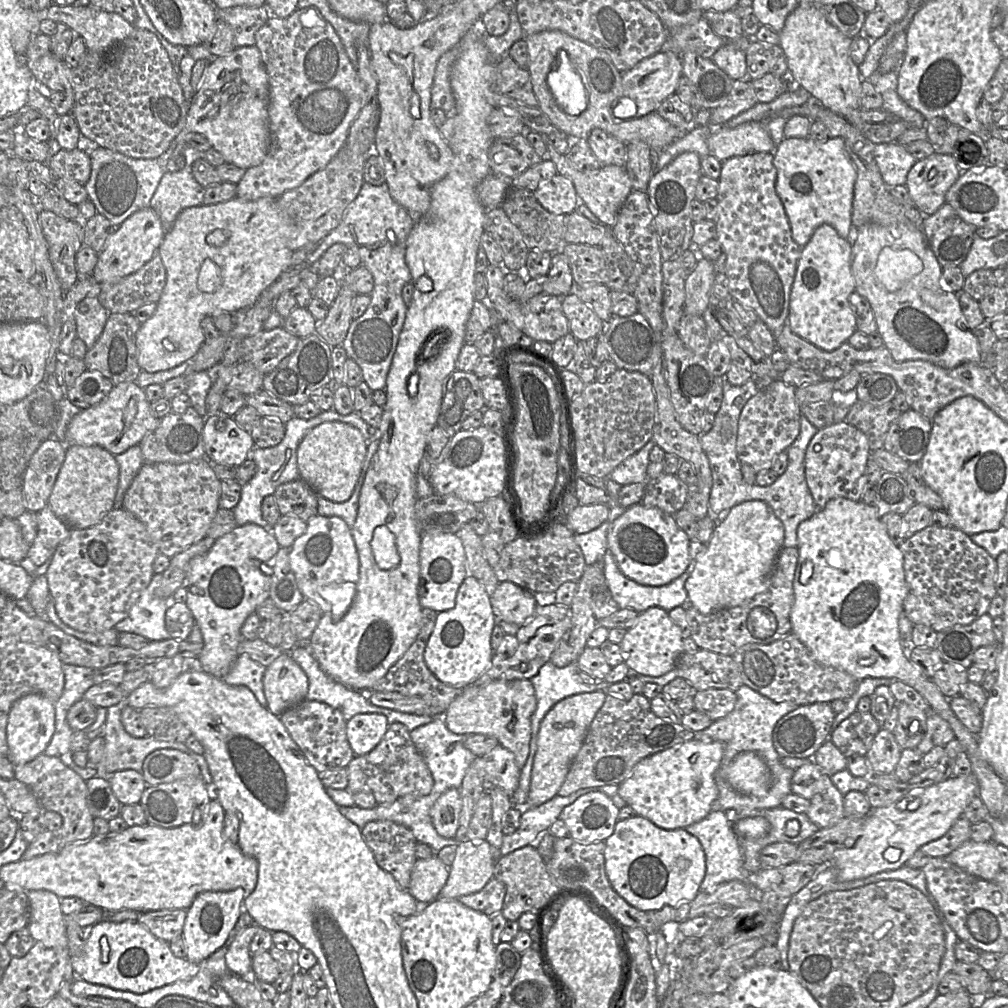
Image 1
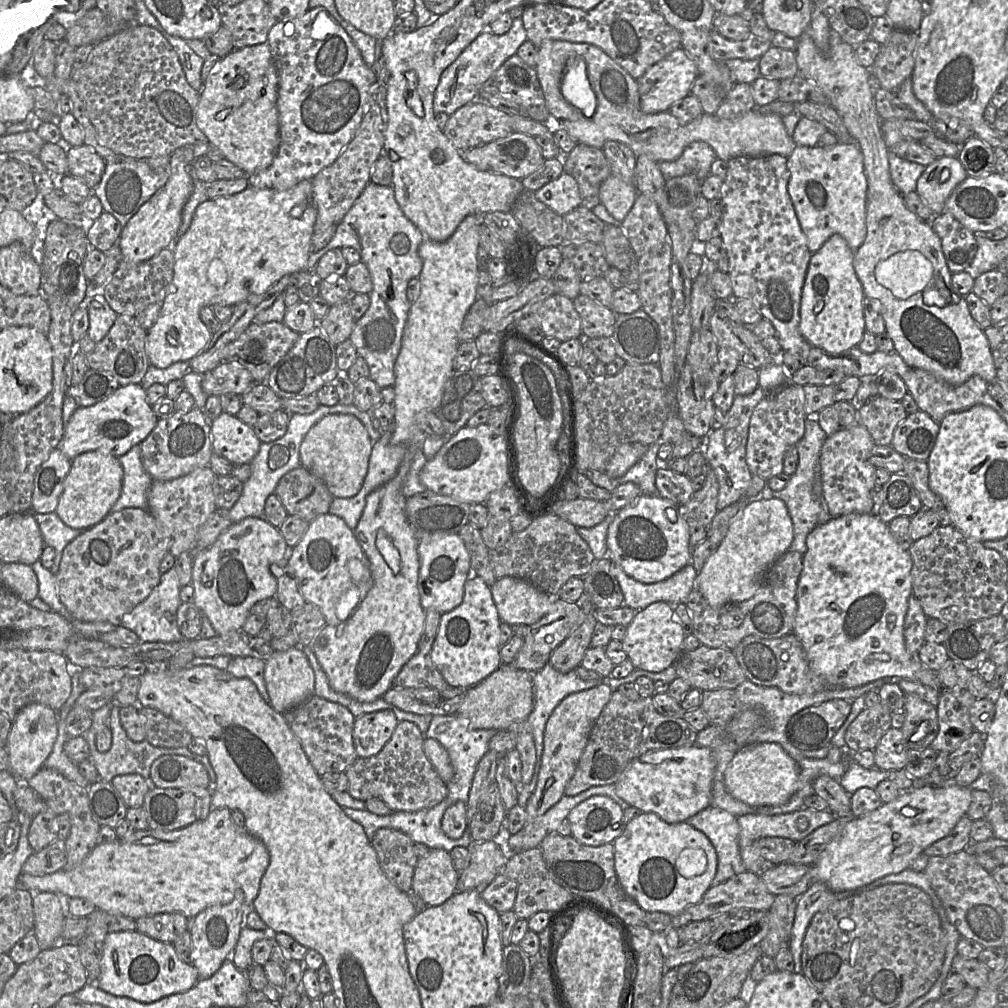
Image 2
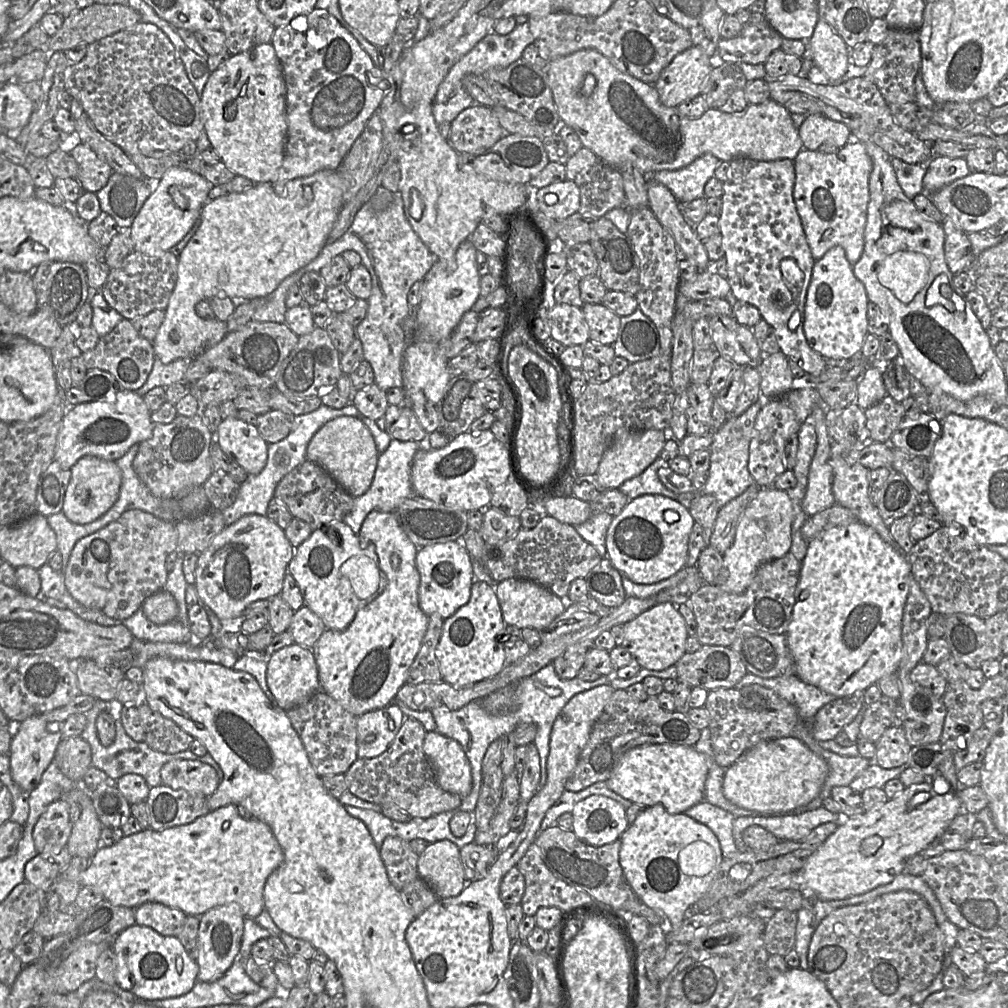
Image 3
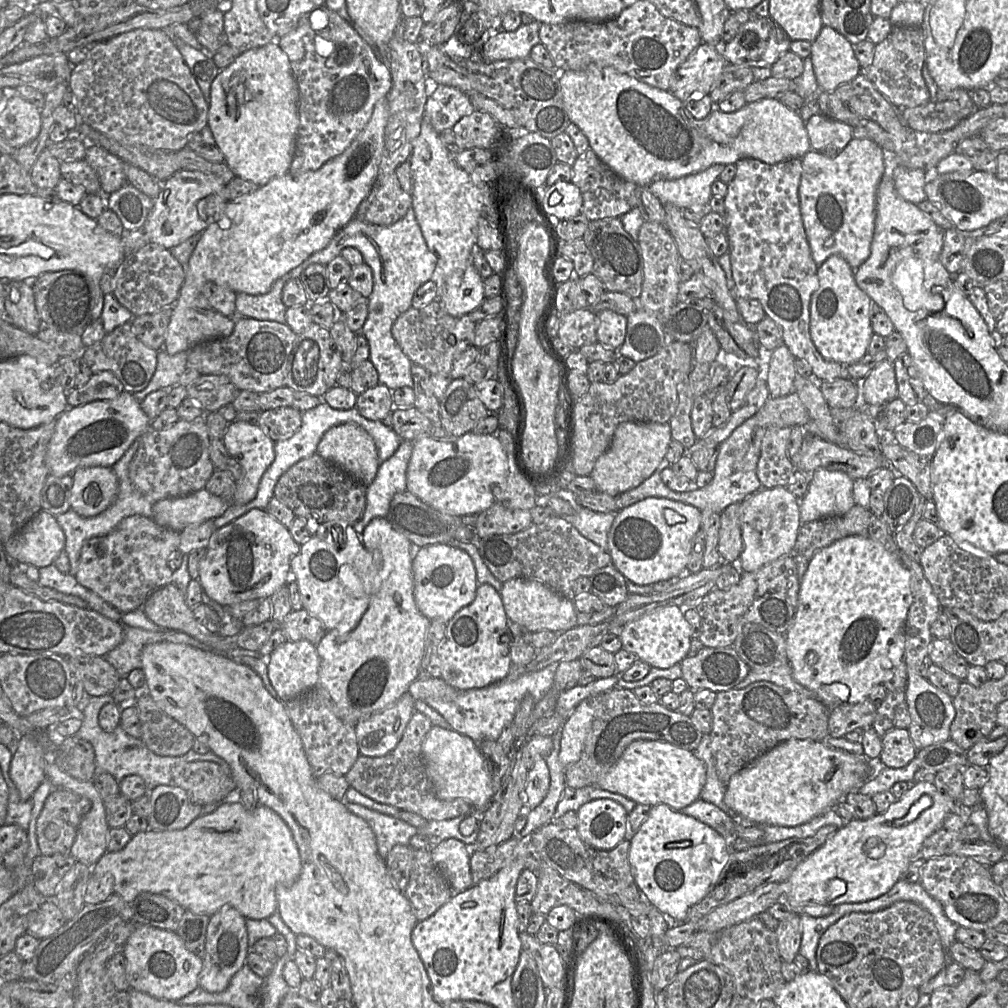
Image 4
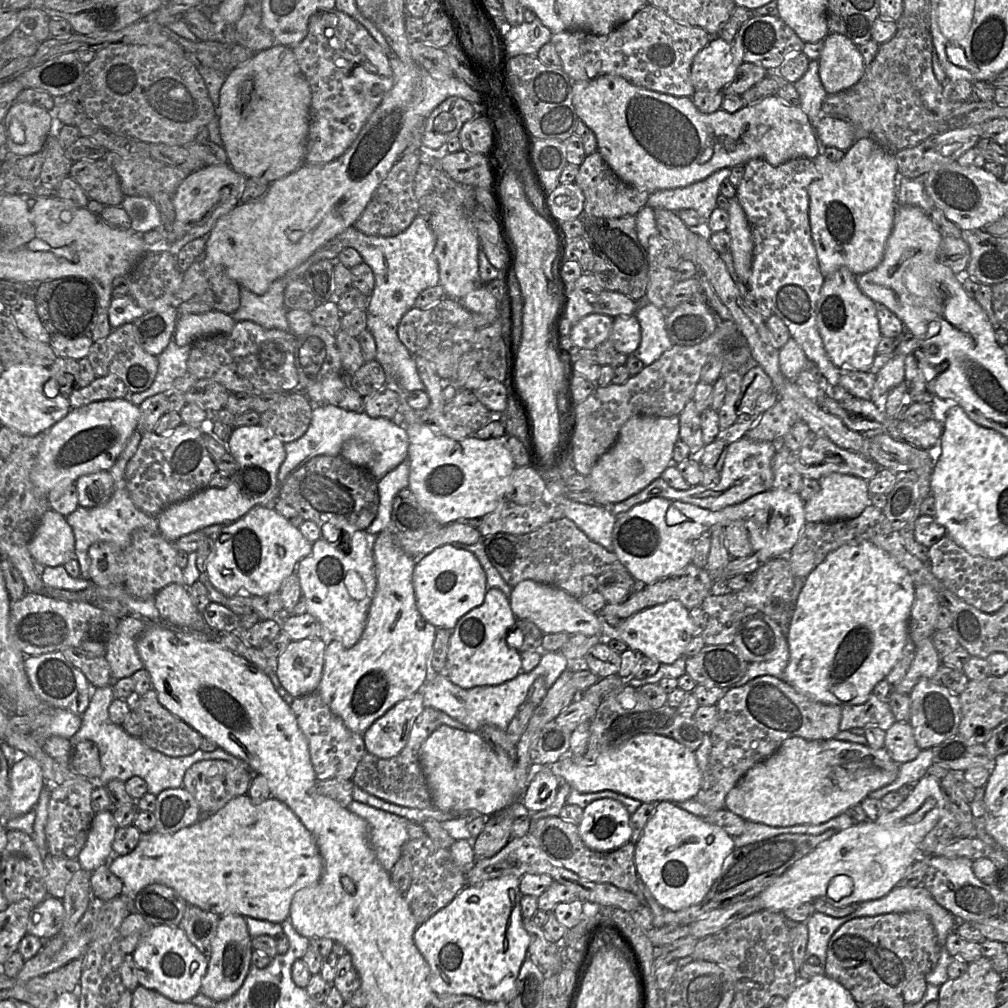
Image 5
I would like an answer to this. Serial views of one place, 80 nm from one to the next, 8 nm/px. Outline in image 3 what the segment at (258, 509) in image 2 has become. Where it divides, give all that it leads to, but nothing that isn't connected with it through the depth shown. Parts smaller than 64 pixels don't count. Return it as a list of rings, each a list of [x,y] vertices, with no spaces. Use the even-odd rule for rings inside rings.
[[[349,403],[341,409],[334,409],[321,404],[321,406],[313,412],[297,415],[294,417],[293,428],[285,439],[272,444],[268,443],[268,458],[263,470],[259,474],[248,475],[245,481],[243,481],[240,485],[240,490],[234,503],[222,510],[226,525],[228,526],[233,524],[241,517],[248,514],[266,516],[269,502],[274,497],[275,489],[278,483],[285,475],[307,460],[307,446],[314,434],[325,423],[340,416],[353,416],[363,422],[371,432],[379,454],[388,448],[392,440],[390,435],[385,430],[381,430],[377,426],[376,421],[362,415],[352,403]]]

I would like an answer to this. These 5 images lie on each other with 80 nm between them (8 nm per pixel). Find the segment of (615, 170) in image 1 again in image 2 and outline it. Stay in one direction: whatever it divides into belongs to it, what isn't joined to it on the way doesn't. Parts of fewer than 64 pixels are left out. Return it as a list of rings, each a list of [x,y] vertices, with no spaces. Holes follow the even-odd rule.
[[[611,174],[600,186],[600,204],[607,209],[613,218],[621,222],[631,210],[638,193],[634,184],[627,183]]]

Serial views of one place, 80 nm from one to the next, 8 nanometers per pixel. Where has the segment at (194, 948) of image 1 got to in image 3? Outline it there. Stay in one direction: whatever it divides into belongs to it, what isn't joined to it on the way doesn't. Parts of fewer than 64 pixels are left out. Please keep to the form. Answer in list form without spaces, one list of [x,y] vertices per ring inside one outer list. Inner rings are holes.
[[[238,903],[212,908],[200,916],[198,930],[198,980],[200,982],[213,982],[222,977],[239,956],[241,941],[244,932],[245,917]]]

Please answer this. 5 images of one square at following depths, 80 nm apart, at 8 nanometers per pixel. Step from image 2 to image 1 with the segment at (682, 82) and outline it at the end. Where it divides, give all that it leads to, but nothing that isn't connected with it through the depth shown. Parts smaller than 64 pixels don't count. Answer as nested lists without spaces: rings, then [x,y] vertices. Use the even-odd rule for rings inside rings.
[[[672,51],[659,52],[640,61],[632,69],[622,72],[622,96],[632,100],[636,106],[633,118],[640,118],[655,112],[661,103],[675,94],[680,78],[683,76],[681,57]]]

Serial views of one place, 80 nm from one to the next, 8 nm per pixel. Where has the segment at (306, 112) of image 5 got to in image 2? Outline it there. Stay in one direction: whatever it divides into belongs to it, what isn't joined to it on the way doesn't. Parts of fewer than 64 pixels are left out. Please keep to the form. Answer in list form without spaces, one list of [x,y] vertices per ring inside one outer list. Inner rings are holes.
[[[267,43],[246,46],[240,49],[233,49],[229,54],[221,57],[216,65],[211,69],[209,75],[203,82],[203,88],[199,93],[199,102],[197,106],[197,126],[206,135],[210,146],[215,146],[224,155],[225,159],[242,169],[246,175],[254,174],[258,171],[268,168],[277,153],[279,146],[279,116],[277,109],[277,88],[278,76],[274,66],[269,45]]]

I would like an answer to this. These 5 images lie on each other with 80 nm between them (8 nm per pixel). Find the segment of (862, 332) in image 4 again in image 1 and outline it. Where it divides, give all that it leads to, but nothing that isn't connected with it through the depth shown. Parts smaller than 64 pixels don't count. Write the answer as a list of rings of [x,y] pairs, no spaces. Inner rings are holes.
[[[829,224],[820,225],[813,233],[809,242],[802,247],[801,256],[797,265],[797,270],[794,278],[794,282],[790,292],[789,298],[789,315],[787,318],[787,324],[791,331],[799,337],[807,340],[813,345],[824,351],[834,351],[842,344],[847,343],[849,337],[857,330],[856,317],[849,302],[850,295],[855,292],[855,280],[851,272],[851,257],[852,257],[852,243],[846,238],[843,238],[839,233]]]

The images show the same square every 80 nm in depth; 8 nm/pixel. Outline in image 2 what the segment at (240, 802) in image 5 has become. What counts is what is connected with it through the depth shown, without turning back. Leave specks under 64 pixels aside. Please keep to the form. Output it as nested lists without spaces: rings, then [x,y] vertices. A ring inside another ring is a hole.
[[[213,808],[207,818],[177,830],[135,830],[117,840],[97,844],[83,862],[73,870],[59,870],[51,874],[35,876],[21,873],[19,883],[24,889],[34,891],[62,892],[70,897],[90,900],[98,909],[124,915],[134,920],[146,915],[182,913],[193,918],[214,905],[231,902],[237,890],[244,893],[243,913],[254,910],[253,902],[258,895],[261,879],[269,865],[270,856],[264,843],[238,829],[228,808]]]

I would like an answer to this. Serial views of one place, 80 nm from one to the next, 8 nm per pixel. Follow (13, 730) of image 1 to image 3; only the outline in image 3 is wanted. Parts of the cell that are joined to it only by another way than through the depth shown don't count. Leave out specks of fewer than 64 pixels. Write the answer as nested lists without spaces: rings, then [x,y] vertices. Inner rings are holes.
[[[32,715],[18,724],[10,745],[10,768],[14,781],[27,793],[32,792],[40,783],[42,775],[53,761],[56,748],[63,738],[59,724],[48,724],[44,715]]]

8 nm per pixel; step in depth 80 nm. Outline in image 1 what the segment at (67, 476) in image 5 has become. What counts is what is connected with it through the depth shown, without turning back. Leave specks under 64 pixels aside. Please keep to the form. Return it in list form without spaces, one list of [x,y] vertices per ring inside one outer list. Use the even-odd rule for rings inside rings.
[[[122,382],[114,385],[112,391],[100,403],[81,410],[75,415],[67,430],[66,445],[98,445],[113,455],[121,454],[135,445],[140,445],[147,434],[160,423],[150,408],[144,389],[136,382]]]

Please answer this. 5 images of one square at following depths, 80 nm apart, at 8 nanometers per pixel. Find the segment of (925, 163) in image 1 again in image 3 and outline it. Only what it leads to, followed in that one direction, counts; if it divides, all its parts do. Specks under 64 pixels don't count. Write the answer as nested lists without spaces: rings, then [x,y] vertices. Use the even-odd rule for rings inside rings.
[[[933,156],[927,164],[927,171],[923,178],[923,192],[930,196],[930,194],[970,173],[965,158]]]

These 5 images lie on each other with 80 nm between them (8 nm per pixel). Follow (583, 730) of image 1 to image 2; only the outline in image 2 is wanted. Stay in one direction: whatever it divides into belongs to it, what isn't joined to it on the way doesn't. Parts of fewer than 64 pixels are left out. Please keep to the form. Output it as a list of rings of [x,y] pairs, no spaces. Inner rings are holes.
[[[607,682],[589,690],[572,693],[553,710],[545,725],[544,747],[536,787],[526,805],[526,822],[533,822],[564,796],[564,790],[575,773],[592,727],[609,702],[613,689]]]

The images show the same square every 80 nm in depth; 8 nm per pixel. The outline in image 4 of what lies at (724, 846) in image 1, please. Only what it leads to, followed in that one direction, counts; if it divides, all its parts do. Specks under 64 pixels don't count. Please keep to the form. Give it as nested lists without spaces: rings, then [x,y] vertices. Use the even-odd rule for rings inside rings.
[[[702,798],[695,800],[680,811],[713,828],[724,838],[728,849],[732,849],[737,835],[731,814]]]

